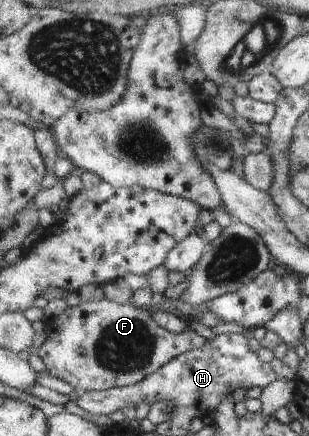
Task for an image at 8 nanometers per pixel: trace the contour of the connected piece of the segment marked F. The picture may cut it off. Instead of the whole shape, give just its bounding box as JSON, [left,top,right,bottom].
[38,299,207,394]

